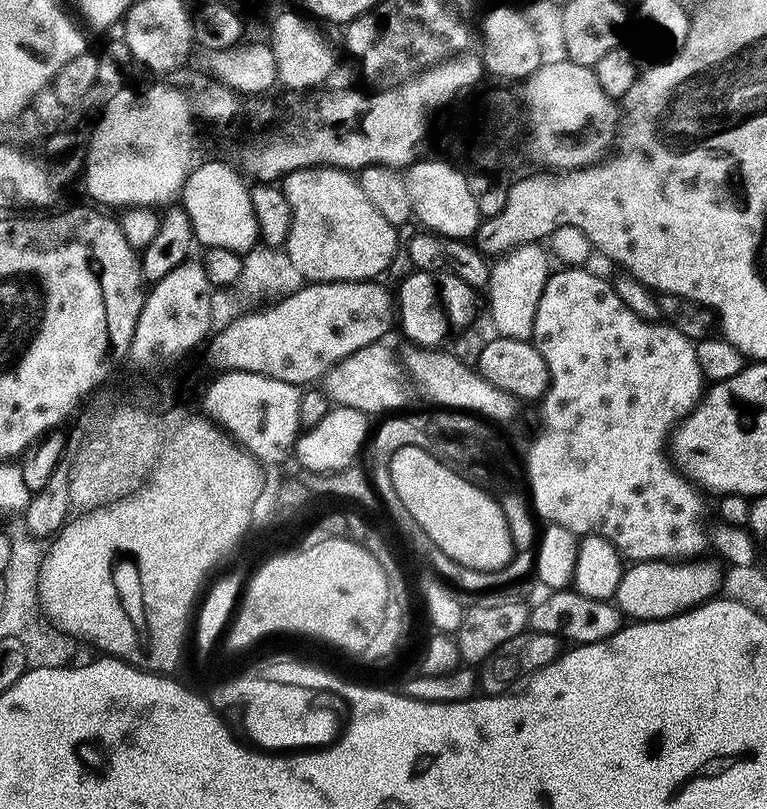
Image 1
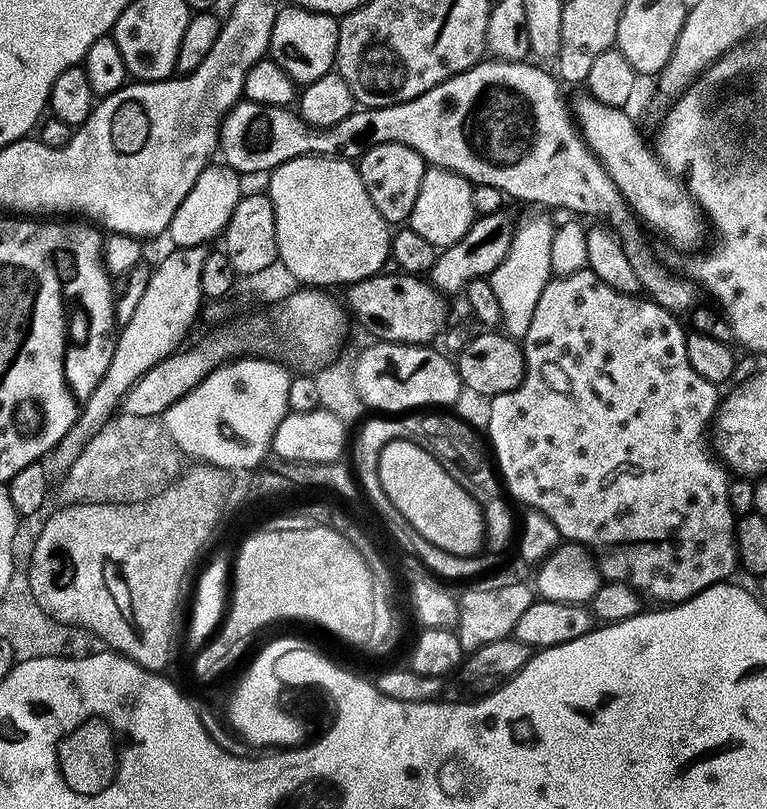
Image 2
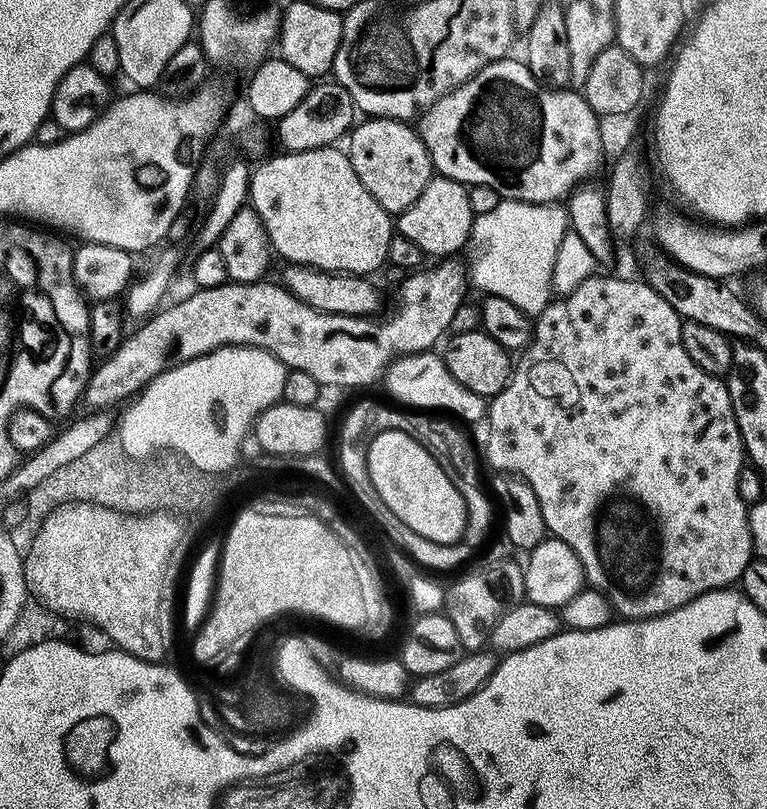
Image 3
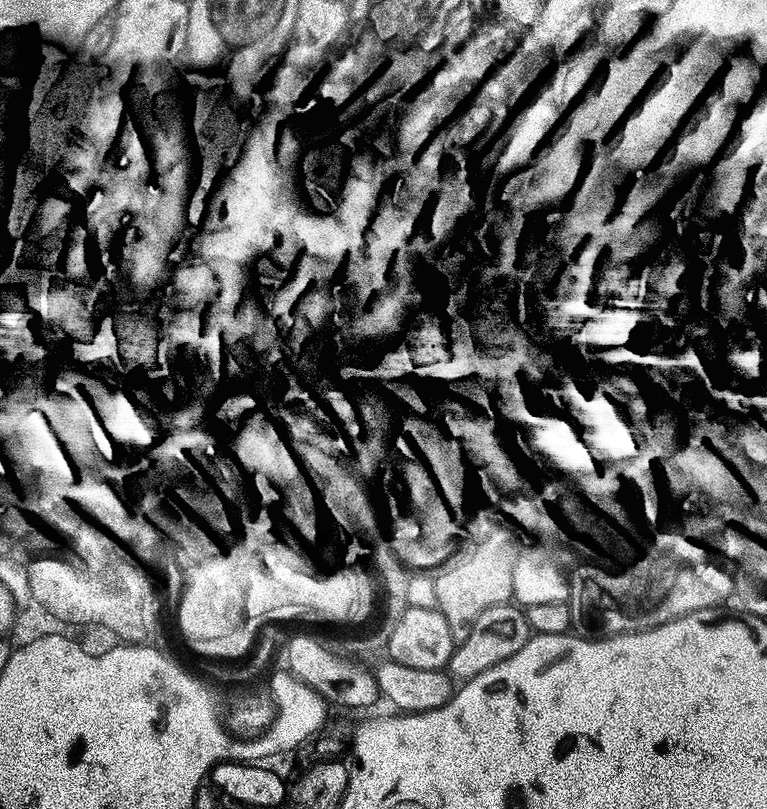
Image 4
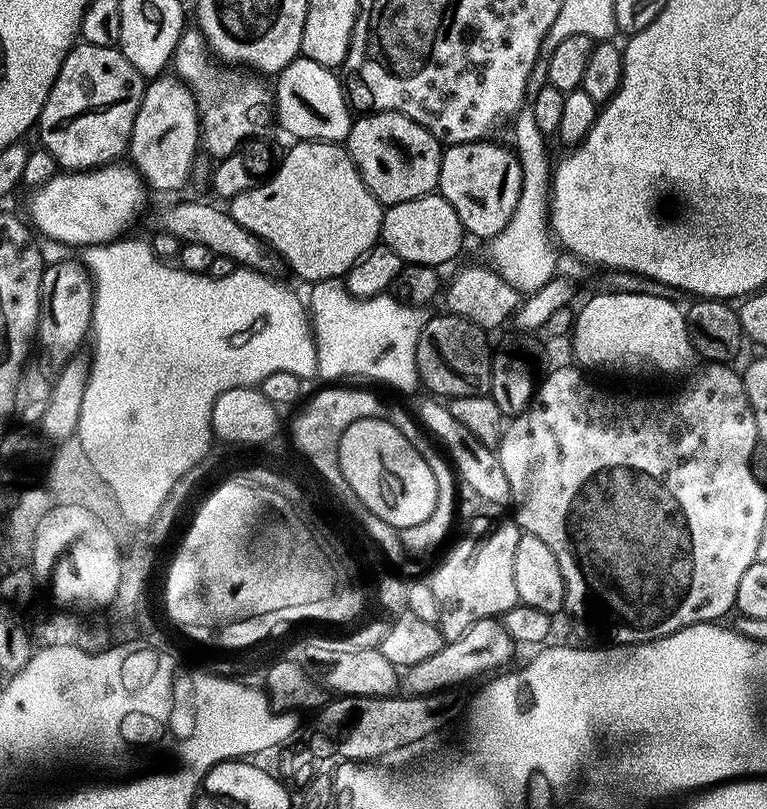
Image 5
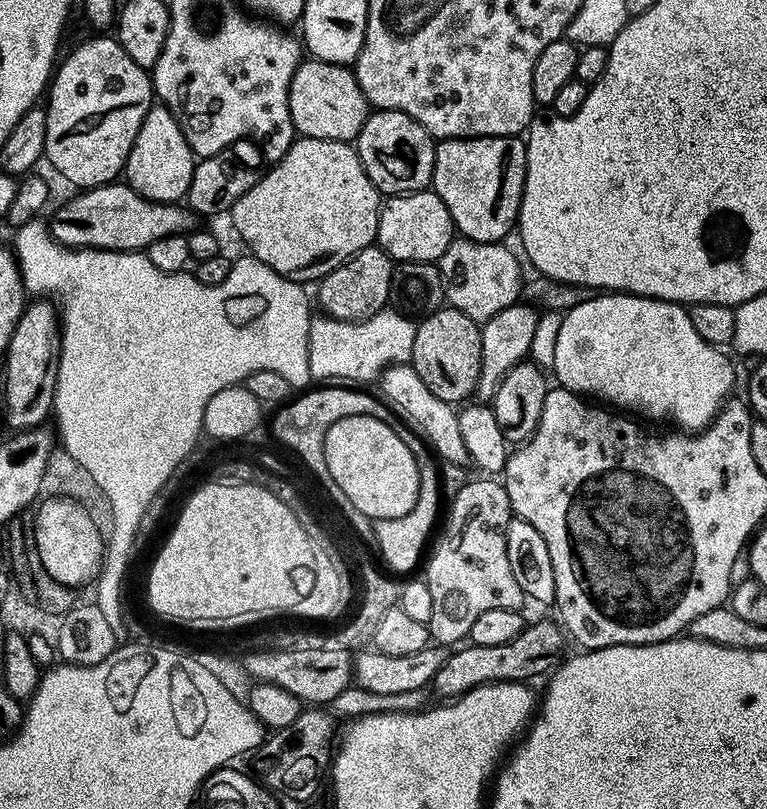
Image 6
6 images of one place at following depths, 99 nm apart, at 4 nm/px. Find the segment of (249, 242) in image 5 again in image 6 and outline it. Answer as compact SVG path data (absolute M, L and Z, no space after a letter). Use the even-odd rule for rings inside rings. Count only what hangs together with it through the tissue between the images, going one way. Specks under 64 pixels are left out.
M126 182L103 184L76 194L50 219L52 239L66 248L99 248L101 252L144 252L150 242L169 234L183 236L195 229L197 217L188 206L142 198Z

